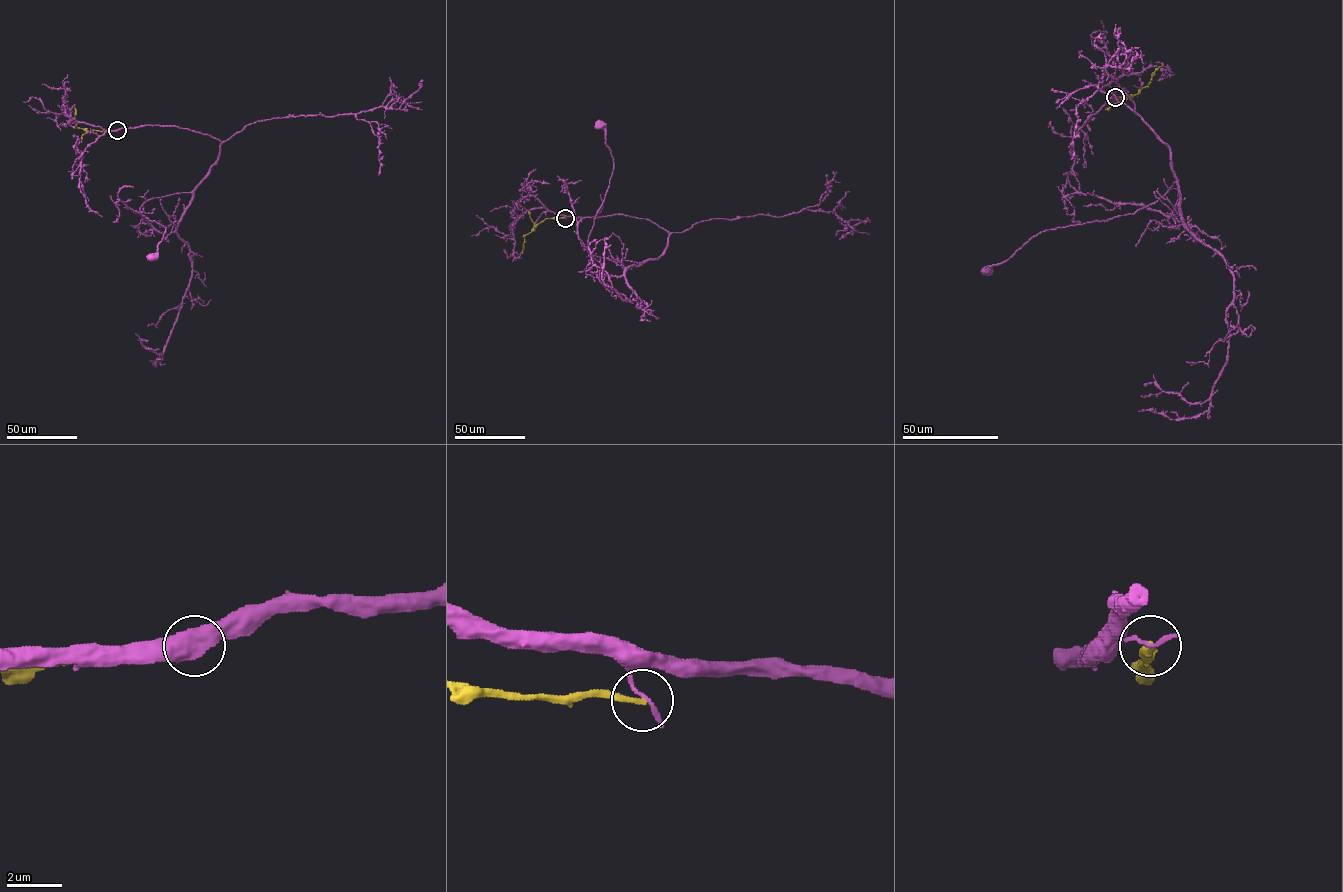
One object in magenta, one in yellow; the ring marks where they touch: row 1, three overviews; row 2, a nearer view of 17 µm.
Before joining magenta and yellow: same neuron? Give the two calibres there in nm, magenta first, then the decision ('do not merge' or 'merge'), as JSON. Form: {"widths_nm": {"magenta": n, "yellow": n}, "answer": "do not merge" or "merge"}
{"widths_nm": {"magenta": 180, "yellow": 220}, "answer": "do not merge"}

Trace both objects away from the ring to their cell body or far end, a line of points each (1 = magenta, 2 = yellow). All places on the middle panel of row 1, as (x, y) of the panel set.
1: (565, 218), (647, 219), (668, 233), (668, 244), (640, 263), (590, 251), (614, 164), (599, 124)
2: (565, 218), (548, 218), (539, 223), (524, 236), (522, 252)

